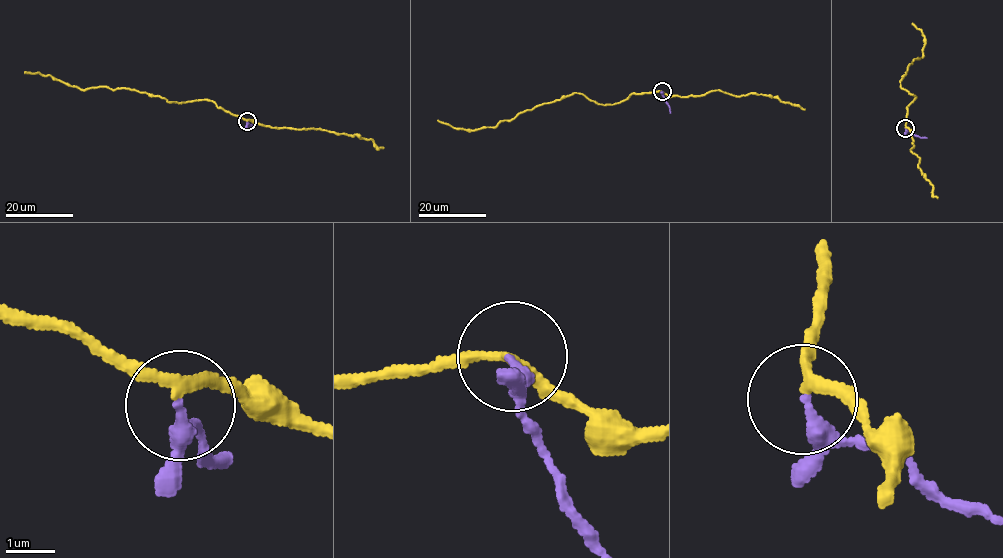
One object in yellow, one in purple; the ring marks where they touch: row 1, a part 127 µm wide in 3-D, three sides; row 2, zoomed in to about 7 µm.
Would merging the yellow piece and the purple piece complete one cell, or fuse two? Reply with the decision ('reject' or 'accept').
reject

